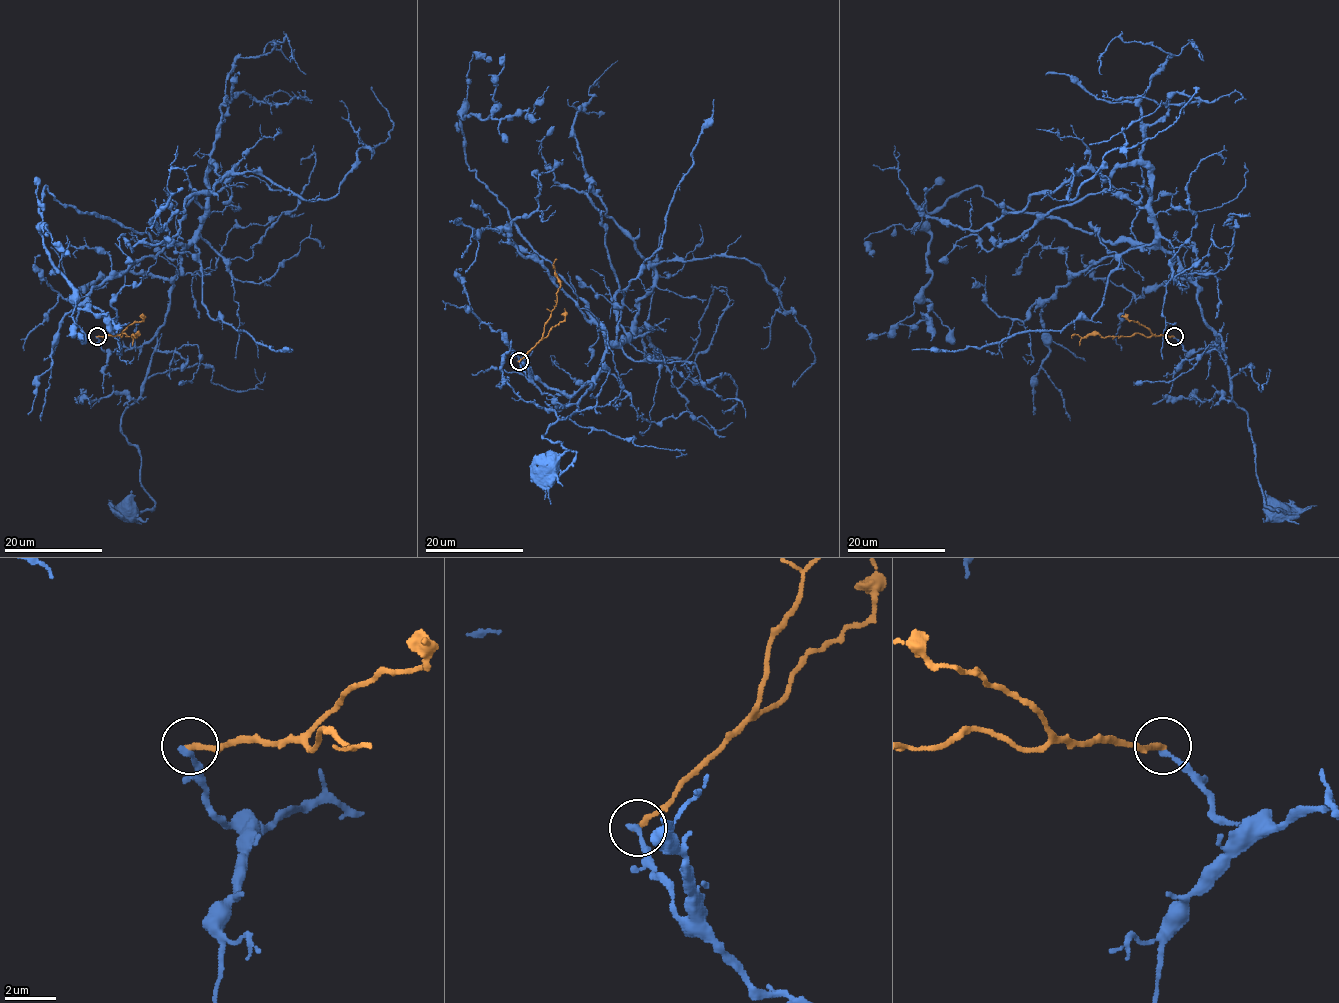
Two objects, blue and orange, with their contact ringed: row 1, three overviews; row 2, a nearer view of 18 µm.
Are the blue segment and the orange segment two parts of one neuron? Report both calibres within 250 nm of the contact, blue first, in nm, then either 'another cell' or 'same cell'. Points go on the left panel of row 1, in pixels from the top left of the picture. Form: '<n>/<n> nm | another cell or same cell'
260/240 nm | another cell

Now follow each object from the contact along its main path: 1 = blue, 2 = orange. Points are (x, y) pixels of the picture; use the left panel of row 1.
1: (98, 336), (103, 350), (114, 351), (157, 336), (143, 392), (121, 419), (154, 505), (127, 508)
2: (98, 336), (121, 336), (123, 333), (136, 338), (138, 334), (133, 338), (132, 334), (135, 338)

